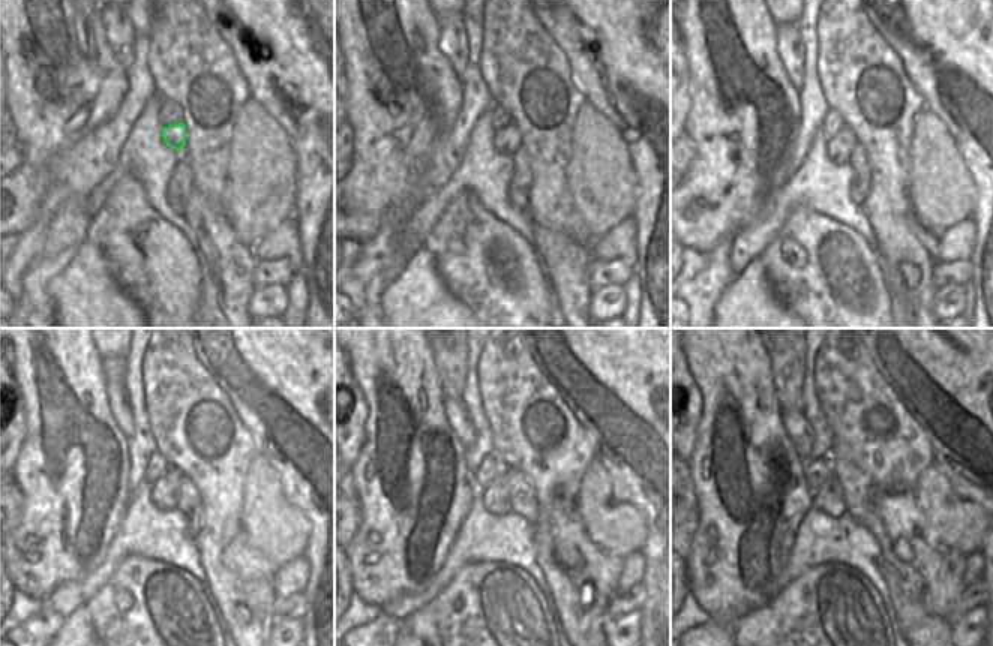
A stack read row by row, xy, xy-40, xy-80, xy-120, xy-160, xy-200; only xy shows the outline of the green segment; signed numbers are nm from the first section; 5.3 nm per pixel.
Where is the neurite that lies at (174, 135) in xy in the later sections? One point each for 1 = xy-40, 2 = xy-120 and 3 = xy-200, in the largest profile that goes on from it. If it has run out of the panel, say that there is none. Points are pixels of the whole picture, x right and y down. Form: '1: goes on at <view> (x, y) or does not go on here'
1: goes on at xy-40 (507, 140)
2: goes on at xy-120 (165, 492)
3: goes on at xy-200 (828, 499)

